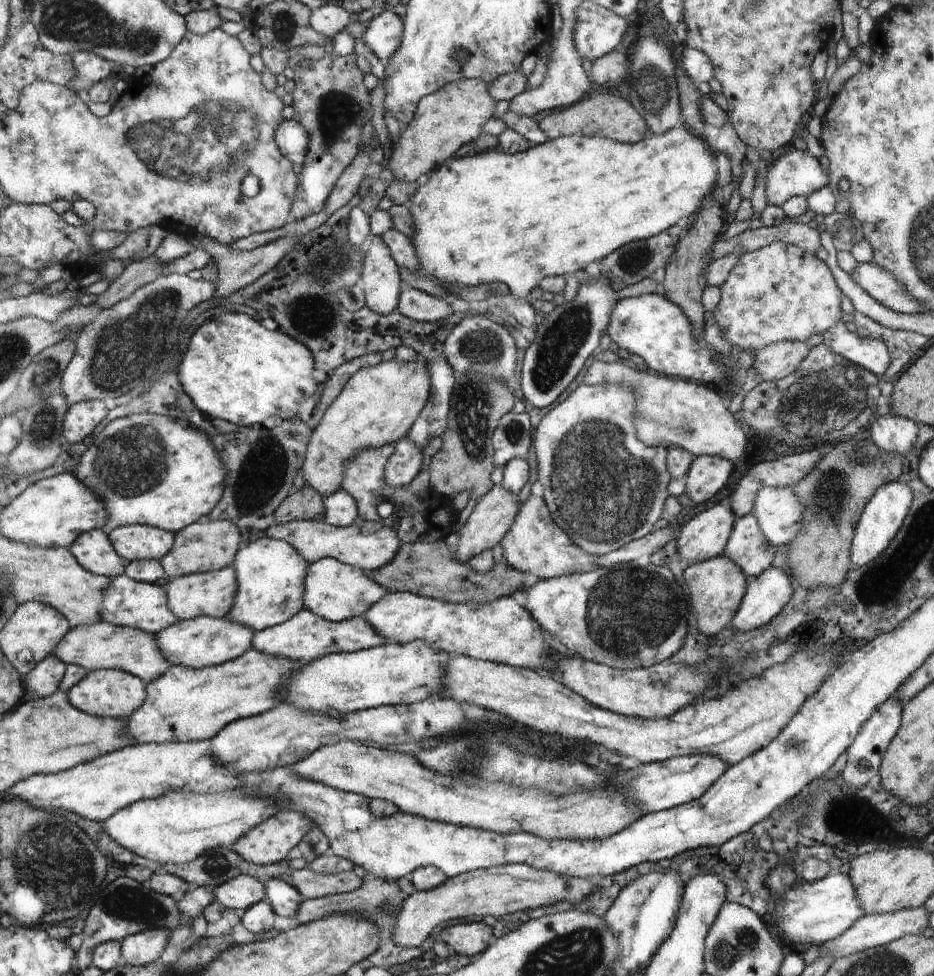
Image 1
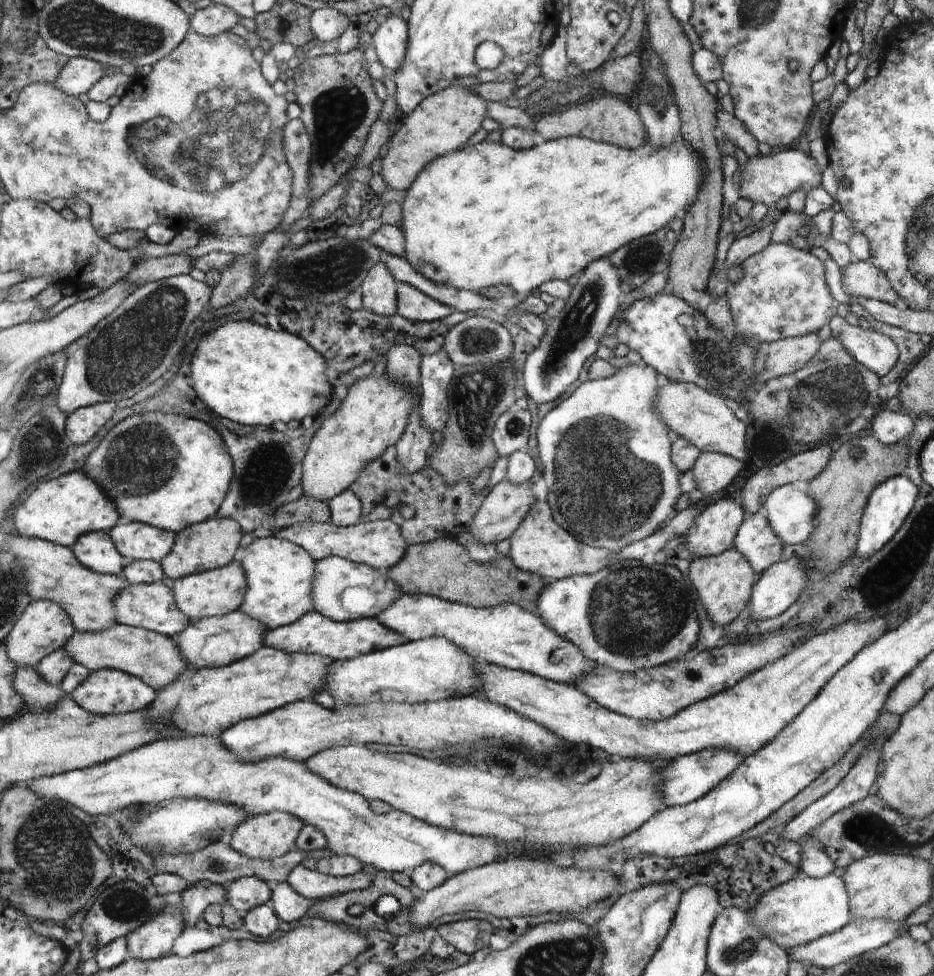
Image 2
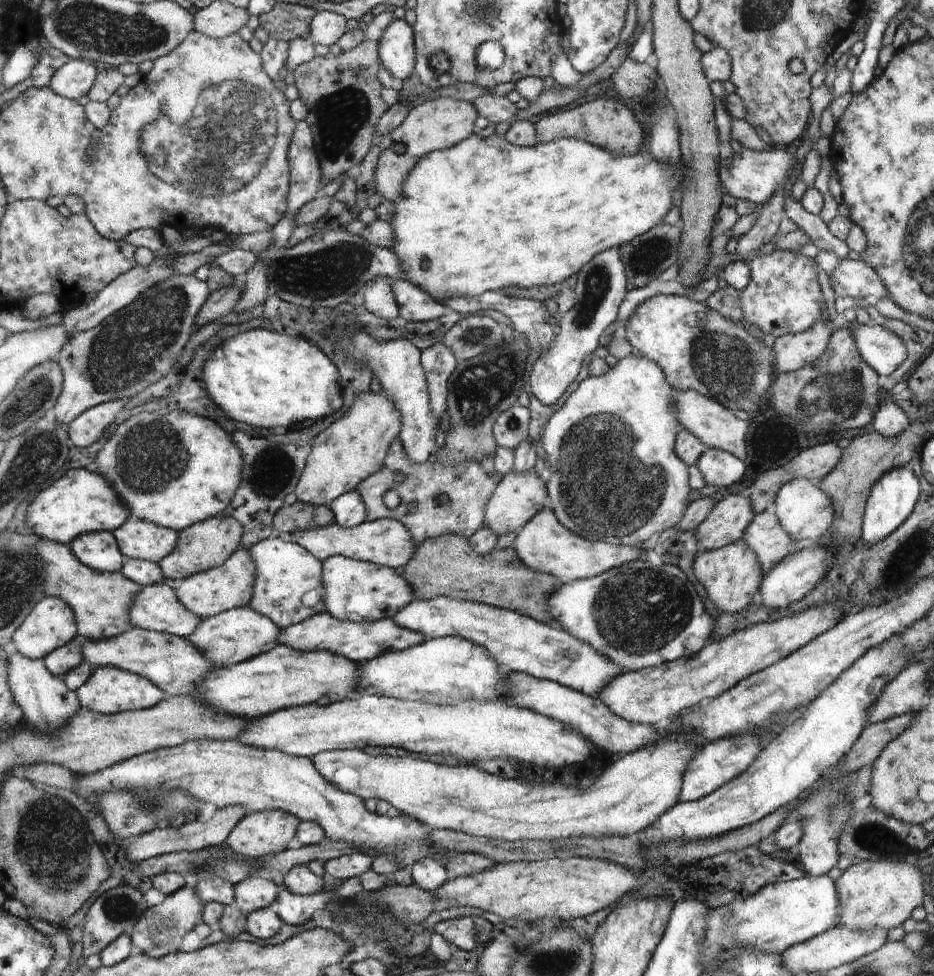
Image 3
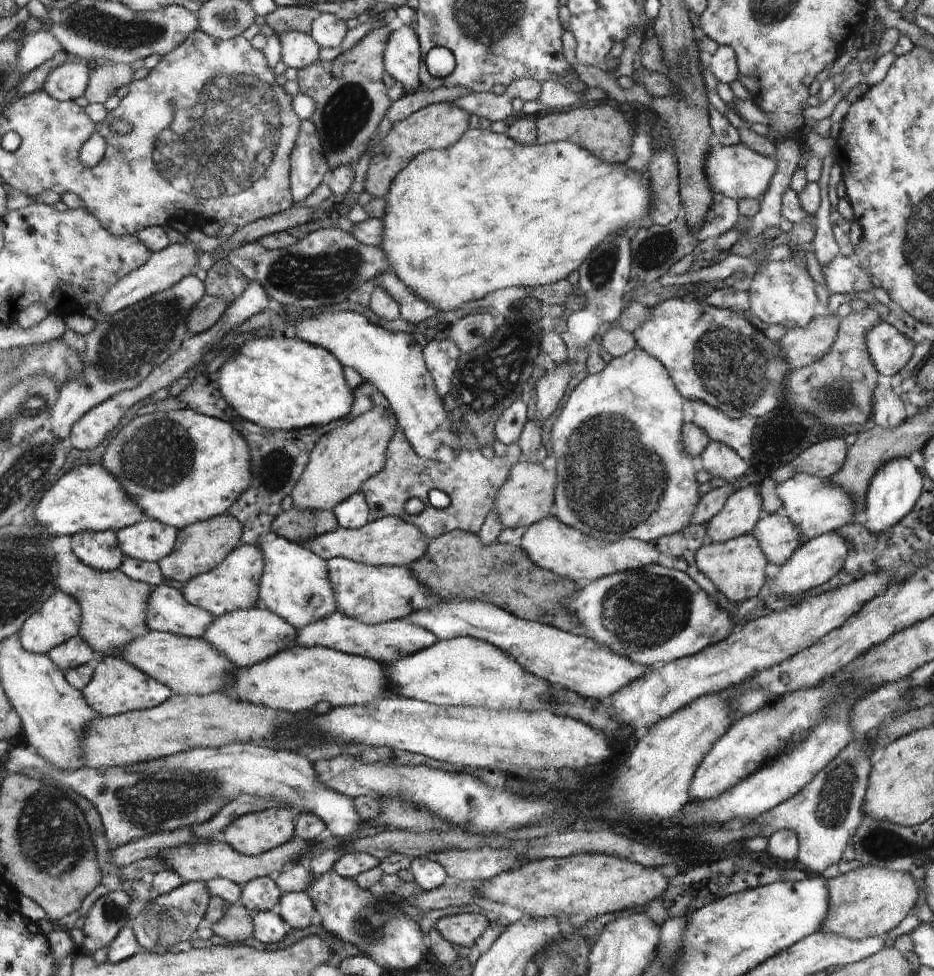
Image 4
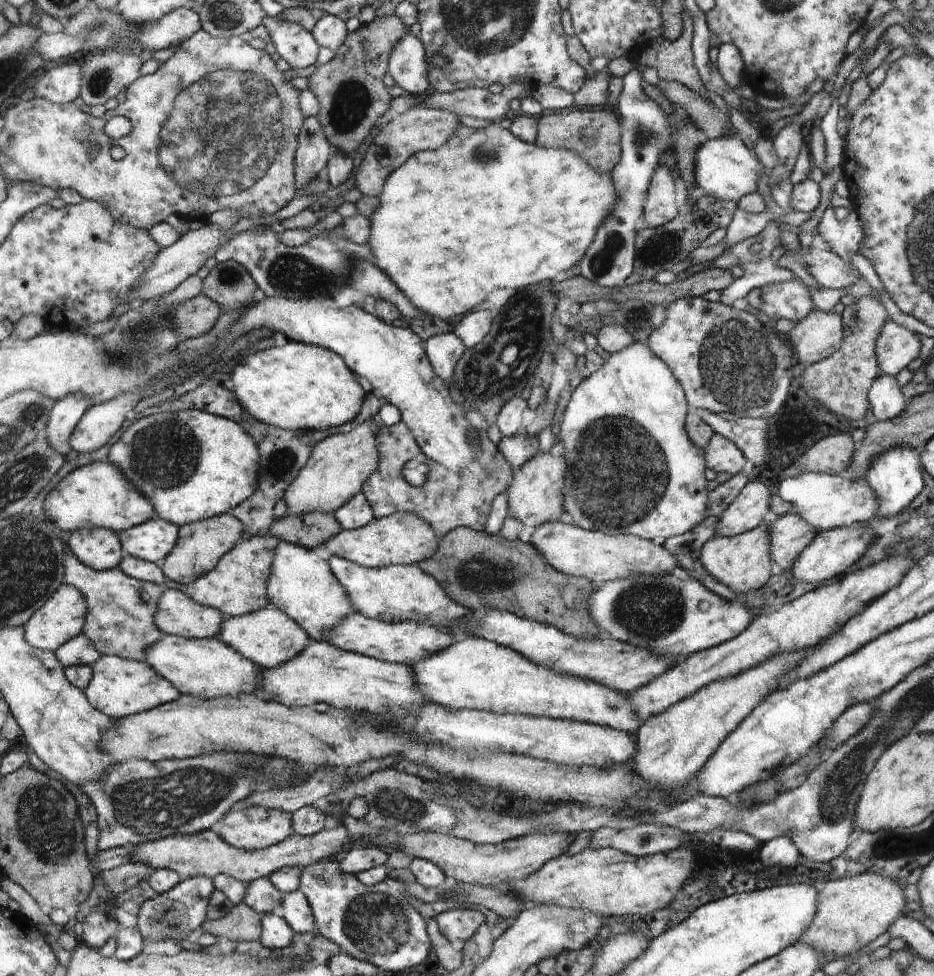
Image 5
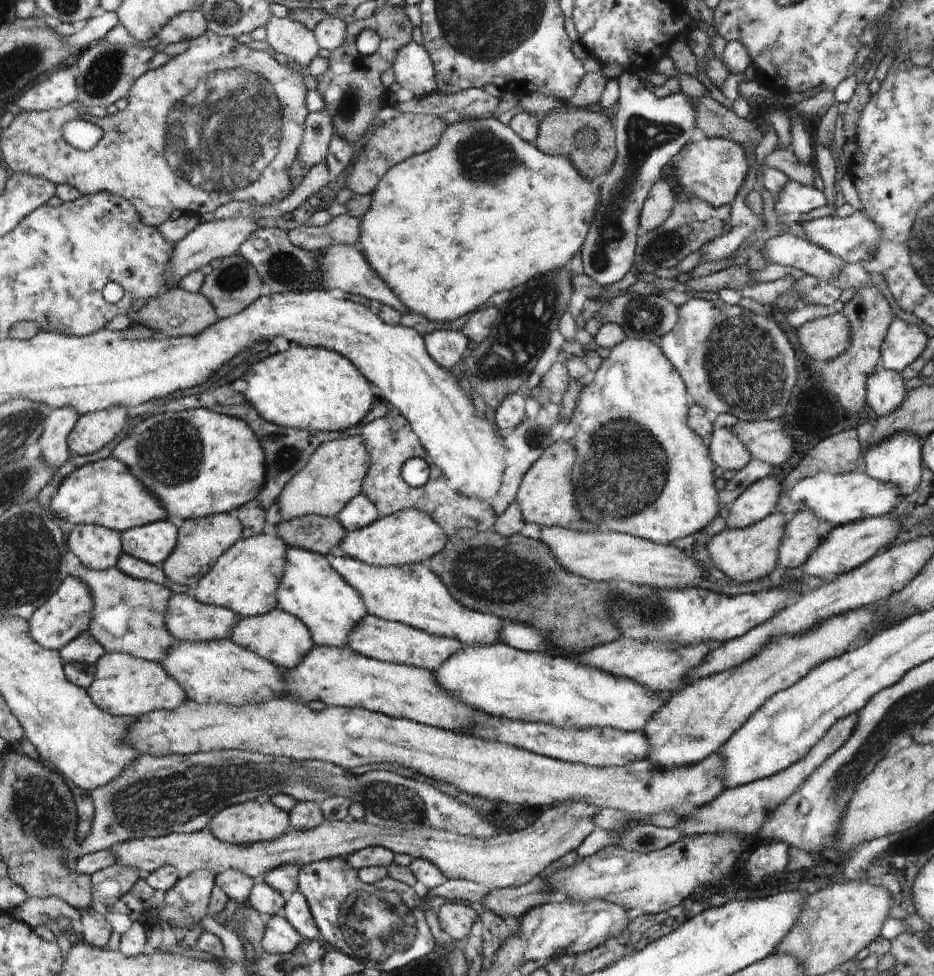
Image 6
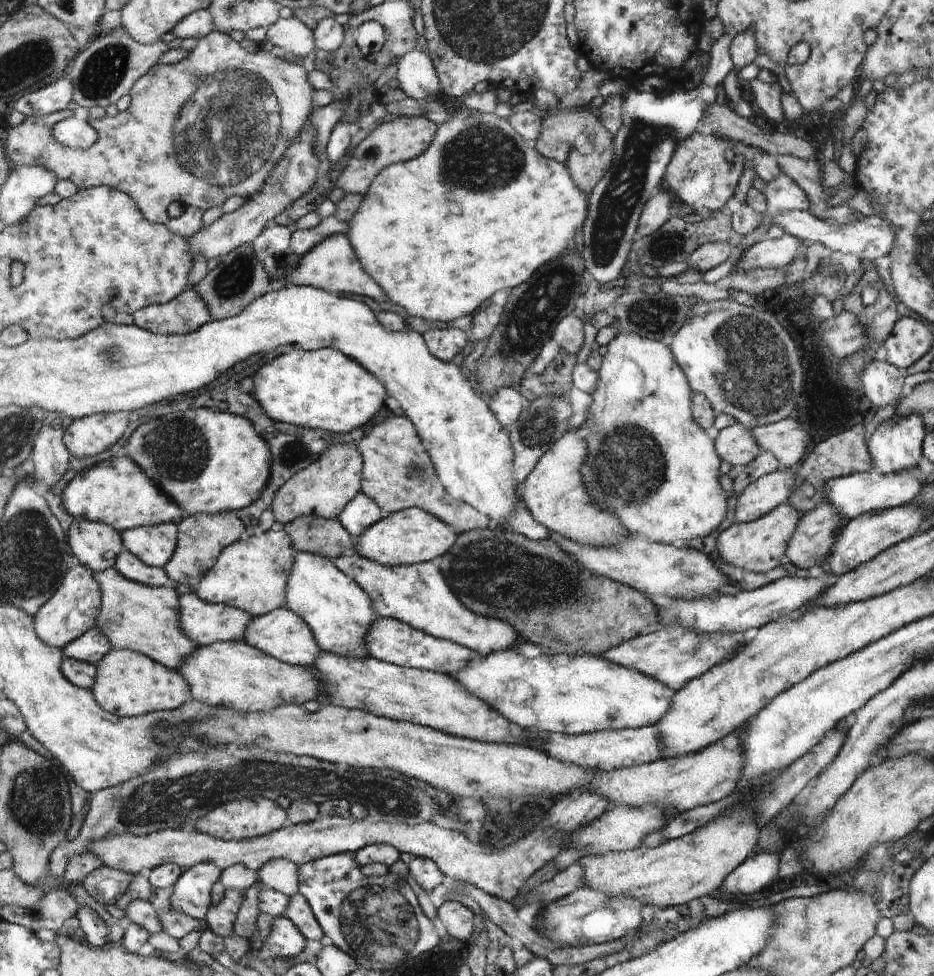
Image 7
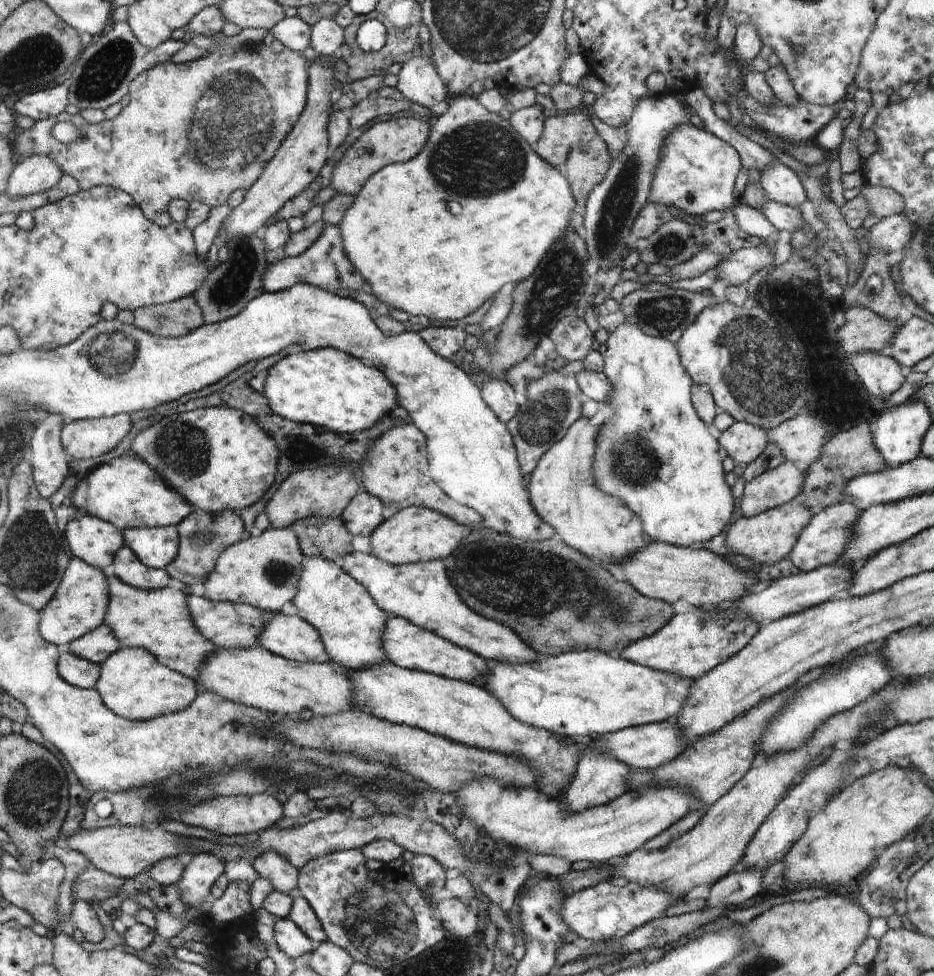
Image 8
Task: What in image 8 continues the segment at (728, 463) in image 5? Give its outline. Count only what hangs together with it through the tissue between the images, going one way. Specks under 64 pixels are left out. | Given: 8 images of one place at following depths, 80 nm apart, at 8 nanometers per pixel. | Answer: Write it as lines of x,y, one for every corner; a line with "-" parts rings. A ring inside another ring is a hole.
734,421
720,436
720,446
736,464
747,465
754,462
767,448
769,440
765,428
746,421

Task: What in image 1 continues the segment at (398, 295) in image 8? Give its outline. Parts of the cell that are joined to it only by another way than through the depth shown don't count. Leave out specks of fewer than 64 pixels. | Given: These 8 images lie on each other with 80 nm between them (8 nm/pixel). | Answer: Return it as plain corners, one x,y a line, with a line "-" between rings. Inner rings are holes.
680,122
664,134
650,134
646,140
634,144
619,143
609,137
566,135
558,139
548,139
539,145
531,146
524,152
507,153
500,147
496,147
477,153
470,152
468,155
448,162
444,161
425,179
419,181
415,194
405,204
413,218
414,230
410,240
413,242
422,271
438,281
457,285
460,289
501,281
502,284
508,286
509,292
515,299
526,300
531,290
536,288
545,276
567,277
577,274
578,270
584,270
590,262
606,259
611,252
618,251
620,247
628,243
646,240
658,235
659,232
666,231
670,226
680,222
682,218
688,218
690,214
698,212
704,198
719,188
717,156
720,153
714,147
720,135
720,129
707,122
703,122
702,126
706,141
693,135
685,124

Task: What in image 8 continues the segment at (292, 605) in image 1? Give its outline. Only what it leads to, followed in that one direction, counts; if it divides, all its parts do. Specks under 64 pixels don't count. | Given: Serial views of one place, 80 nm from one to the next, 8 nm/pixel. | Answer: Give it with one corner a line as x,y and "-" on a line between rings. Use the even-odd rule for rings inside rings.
308,557
292,601
298,608
298,616
319,631
332,663
359,671
388,661
383,649
383,634
390,614
381,609
367,588
337,562
324,557

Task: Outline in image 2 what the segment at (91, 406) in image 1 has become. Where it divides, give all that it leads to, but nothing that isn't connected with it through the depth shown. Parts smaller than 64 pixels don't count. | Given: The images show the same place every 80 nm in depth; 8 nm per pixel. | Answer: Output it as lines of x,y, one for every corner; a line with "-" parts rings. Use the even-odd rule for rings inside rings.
98,403
81,408
69,416
67,420
67,433
74,445
87,445
99,435
100,430
106,427
108,420
114,418
118,404

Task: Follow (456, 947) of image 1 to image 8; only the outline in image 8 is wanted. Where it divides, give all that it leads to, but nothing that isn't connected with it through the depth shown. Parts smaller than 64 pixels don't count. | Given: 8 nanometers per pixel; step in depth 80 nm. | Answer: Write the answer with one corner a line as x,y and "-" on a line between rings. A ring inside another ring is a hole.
457,897
440,900
436,907
440,920
443,920
444,928
448,929
452,939
454,936
458,936
460,940
463,940
476,933
476,928
478,928
477,914

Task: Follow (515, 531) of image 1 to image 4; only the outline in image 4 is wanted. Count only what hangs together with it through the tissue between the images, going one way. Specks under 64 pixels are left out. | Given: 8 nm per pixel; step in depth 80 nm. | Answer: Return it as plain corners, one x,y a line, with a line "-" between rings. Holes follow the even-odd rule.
555,515
528,527
519,546
543,569
577,583
593,582
614,573
656,565
660,556
659,548
655,544
635,538
623,538
614,542
598,540
564,524

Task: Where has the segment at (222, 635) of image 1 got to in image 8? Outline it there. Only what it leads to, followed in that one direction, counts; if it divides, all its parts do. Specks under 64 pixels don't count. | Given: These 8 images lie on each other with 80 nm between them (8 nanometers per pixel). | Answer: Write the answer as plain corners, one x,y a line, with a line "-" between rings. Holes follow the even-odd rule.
278,611
264,627
260,646
278,656
311,663
330,663
319,631
298,615
285,615

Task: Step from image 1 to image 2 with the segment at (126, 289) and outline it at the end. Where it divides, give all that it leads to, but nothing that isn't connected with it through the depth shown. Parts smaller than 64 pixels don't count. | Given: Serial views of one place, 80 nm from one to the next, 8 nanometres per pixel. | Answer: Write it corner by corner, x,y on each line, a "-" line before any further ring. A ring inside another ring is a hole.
180,253
164,257
151,257
137,264
128,276
129,283
138,283
139,286
152,280
162,280
176,275
188,275
194,268
193,260
188,255

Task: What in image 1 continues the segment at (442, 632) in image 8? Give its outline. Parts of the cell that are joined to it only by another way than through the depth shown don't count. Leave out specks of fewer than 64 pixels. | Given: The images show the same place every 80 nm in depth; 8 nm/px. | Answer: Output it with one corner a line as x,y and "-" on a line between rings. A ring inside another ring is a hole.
330,557
310,564
305,579
305,608
329,621
362,617
388,594
390,592
372,578
372,572

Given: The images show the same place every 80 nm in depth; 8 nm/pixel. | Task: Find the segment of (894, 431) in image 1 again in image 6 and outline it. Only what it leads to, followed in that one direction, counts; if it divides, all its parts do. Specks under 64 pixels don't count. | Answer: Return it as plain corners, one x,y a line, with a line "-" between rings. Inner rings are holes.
880,367
875,368
867,384
866,401
876,412
883,417
893,413
905,399
903,376
896,371

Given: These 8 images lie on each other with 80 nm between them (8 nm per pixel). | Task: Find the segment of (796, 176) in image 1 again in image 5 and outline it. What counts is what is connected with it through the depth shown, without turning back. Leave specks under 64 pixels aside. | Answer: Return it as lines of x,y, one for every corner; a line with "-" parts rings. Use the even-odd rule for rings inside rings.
738,134
729,137
718,137
717,139
708,139
700,144
696,149
693,164
693,177
696,186
703,188
708,196
719,198
723,201
739,201
744,195
750,193
750,190
756,191
752,186
756,184
758,172
762,171
762,163
756,160
756,156
744,146
744,142
738,138

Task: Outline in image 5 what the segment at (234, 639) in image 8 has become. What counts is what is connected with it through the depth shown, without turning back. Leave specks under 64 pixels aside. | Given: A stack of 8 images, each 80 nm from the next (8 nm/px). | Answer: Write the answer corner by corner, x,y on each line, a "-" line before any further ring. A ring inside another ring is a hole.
177,589
163,592
157,607
156,624
166,635
187,639
211,639
223,628
226,614
201,605

